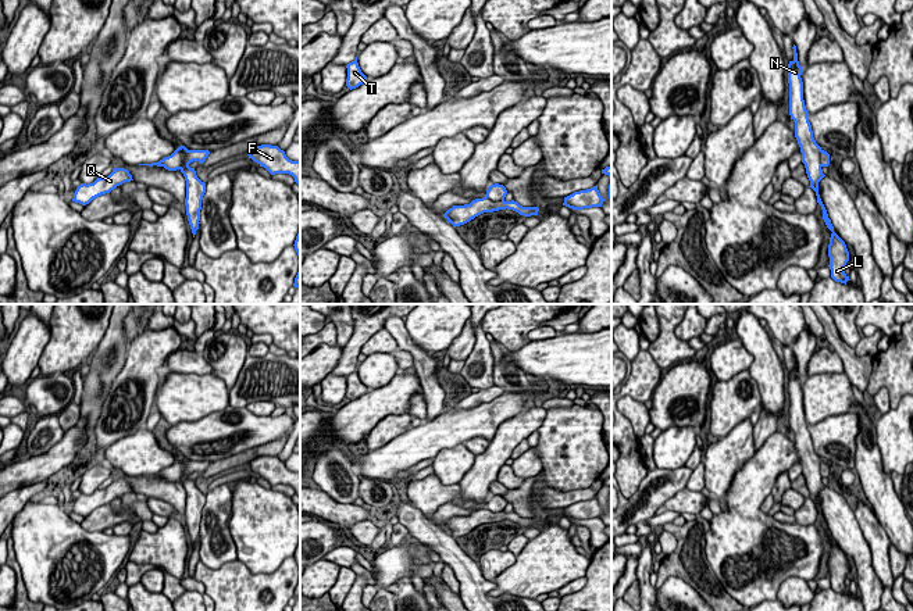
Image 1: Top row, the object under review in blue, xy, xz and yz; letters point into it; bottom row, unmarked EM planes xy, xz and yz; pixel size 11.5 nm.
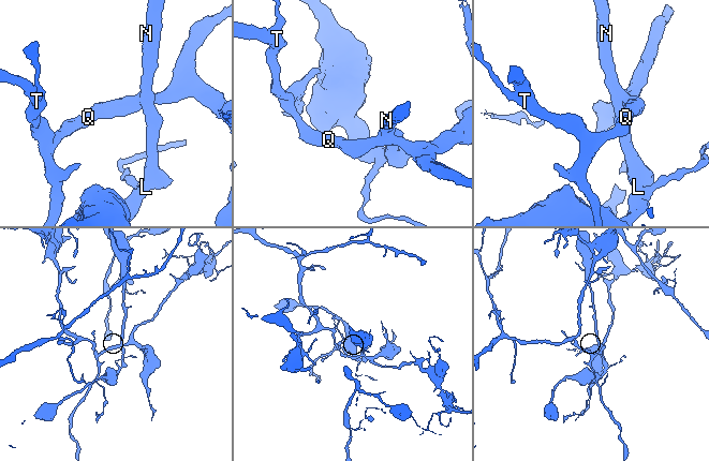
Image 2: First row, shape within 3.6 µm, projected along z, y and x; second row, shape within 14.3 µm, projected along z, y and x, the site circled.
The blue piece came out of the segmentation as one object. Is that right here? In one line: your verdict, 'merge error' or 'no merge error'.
merge error

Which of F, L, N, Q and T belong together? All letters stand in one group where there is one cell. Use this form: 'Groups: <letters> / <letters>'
Groups: F Q T / L N

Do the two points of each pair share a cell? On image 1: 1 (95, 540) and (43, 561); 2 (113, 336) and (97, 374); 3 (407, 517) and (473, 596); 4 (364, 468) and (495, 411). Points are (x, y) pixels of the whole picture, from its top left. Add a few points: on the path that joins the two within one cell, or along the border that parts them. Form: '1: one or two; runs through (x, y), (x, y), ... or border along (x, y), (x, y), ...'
1: one; runs through (82, 538), (67, 538), (56, 549)
2: one; runs through (113, 346), (104, 364)
3: one; runs through (428, 533), (463, 565), (469, 575)
4: one; runs through (396, 456), (434, 435), (463, 425)

